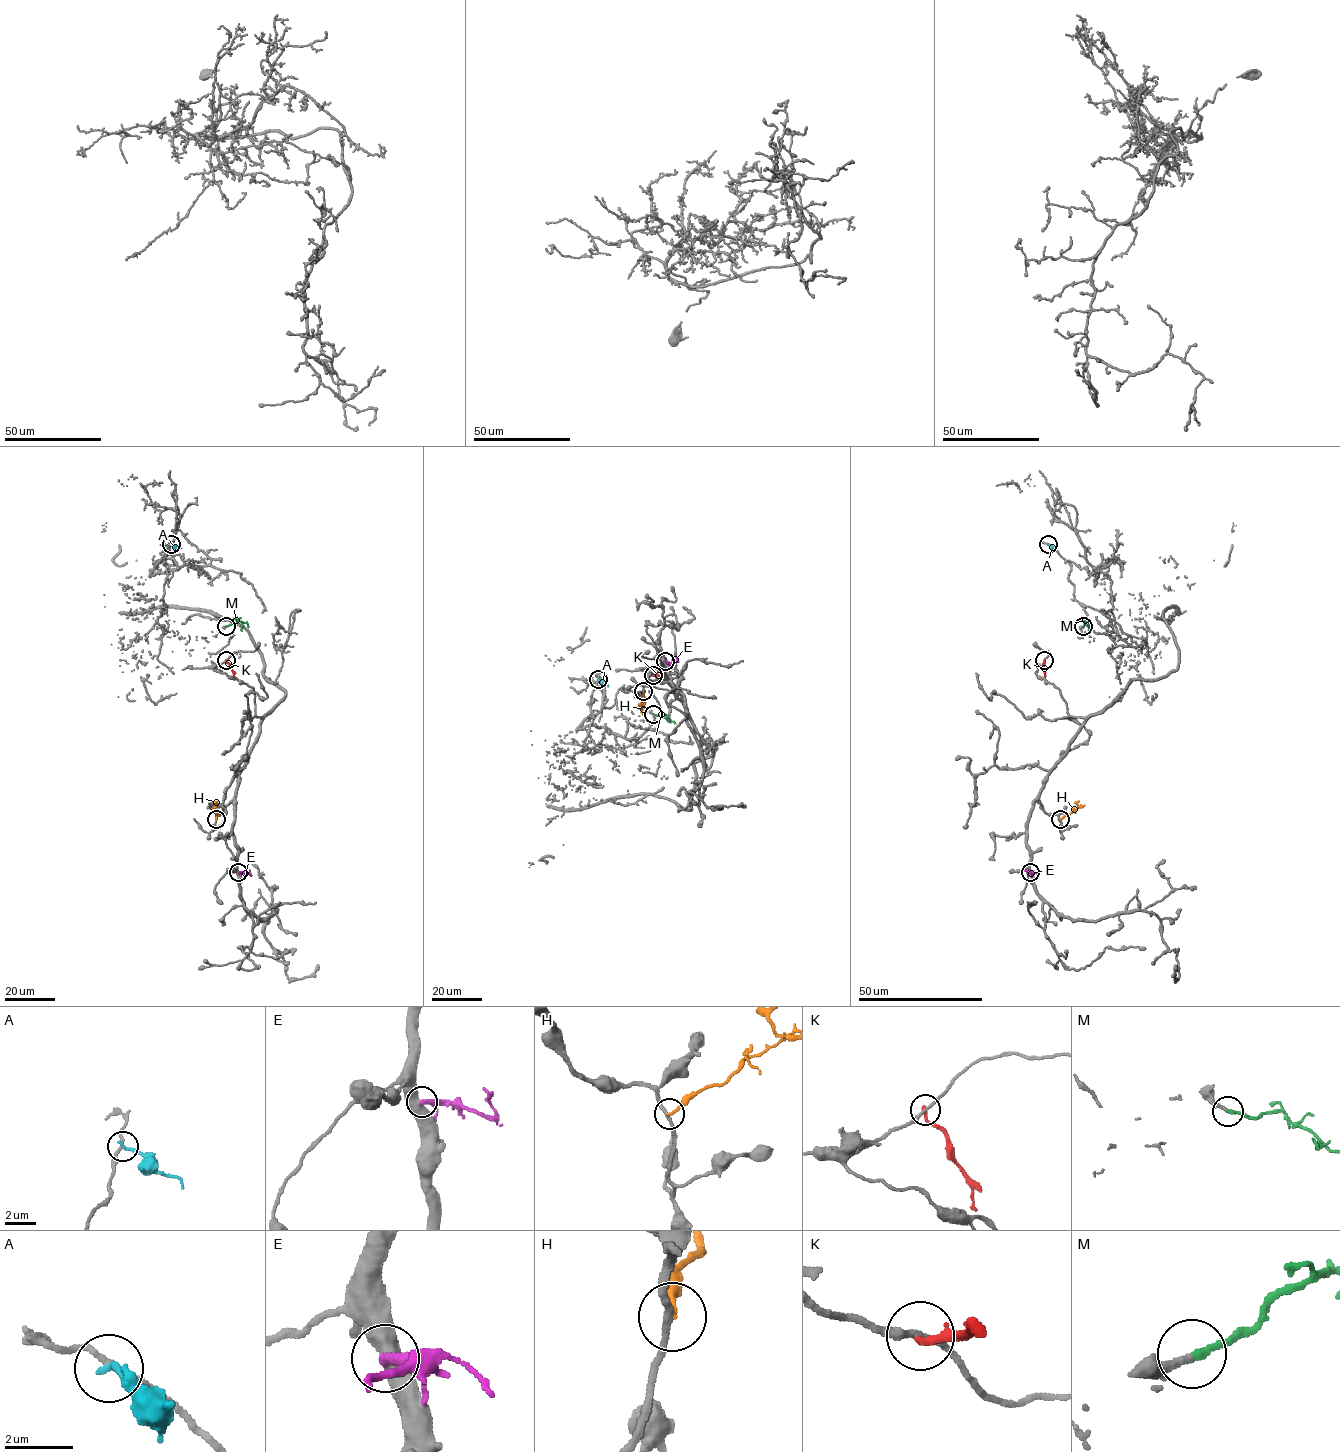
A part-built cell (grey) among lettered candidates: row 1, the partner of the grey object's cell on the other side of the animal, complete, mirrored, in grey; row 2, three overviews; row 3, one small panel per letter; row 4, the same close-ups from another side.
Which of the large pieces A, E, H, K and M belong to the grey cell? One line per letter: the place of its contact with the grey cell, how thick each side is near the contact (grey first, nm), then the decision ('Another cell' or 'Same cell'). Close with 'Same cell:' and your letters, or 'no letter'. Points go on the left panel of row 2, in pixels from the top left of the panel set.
A: Touches grey at (171, 544). Thickness 180 nm (grey) against 200 nm. Another cell
E: Touches grey at (238, 872). Thickness 550 nm (grey) against 340 nm. Another cell
H: Touches grey at (216, 819). Thickness 200 nm (grey) against 170 nm. Another cell
K: Touches grey at (226, 660). Thickness 180 nm (grey) against 200 nm. Another cell
M: Touches grey at (226, 626). Thickness 160 nm (grey) against 240 nm. Same cell
Same cell: M

